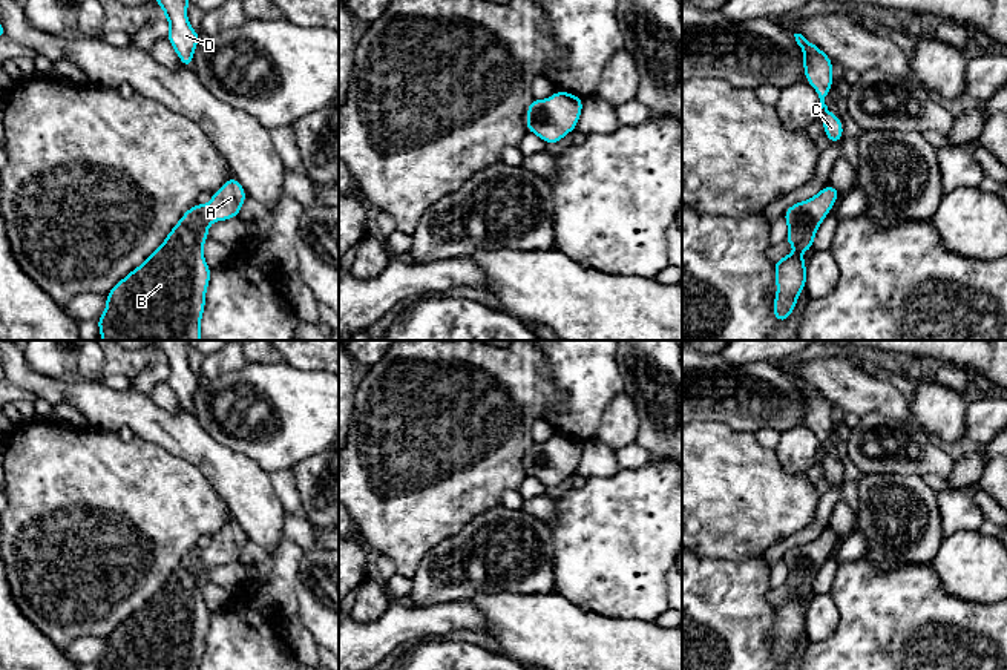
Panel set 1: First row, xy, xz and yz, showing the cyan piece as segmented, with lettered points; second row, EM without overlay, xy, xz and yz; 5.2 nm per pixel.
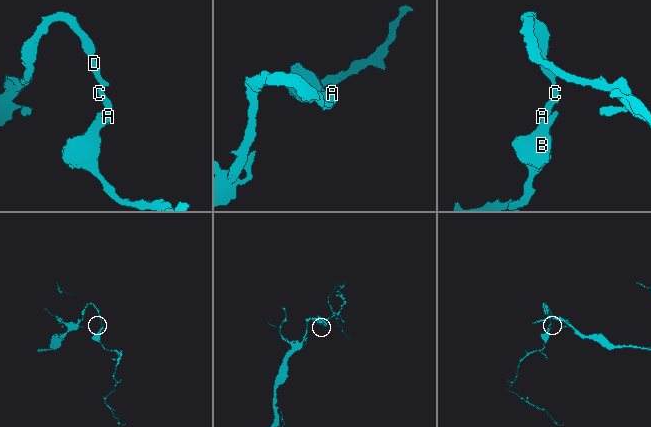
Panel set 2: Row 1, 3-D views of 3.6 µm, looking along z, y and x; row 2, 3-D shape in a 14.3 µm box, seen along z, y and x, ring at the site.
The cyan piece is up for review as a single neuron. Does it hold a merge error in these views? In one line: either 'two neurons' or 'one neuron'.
one neuron

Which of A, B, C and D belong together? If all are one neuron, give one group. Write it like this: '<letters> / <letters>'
A B C D

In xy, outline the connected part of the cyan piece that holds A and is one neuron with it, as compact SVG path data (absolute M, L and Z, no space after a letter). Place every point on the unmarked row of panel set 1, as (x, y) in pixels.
M231 518L207 549L192 549L164 586L106 638L98 670L201 670L212 616L202 595L208 569L238 561L245 543Z

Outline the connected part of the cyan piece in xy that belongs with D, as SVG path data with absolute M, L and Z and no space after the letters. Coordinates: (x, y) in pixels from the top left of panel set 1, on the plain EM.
M153 340L162 351L164 360L170 368L167 379L169 386L173 389L181 406L192 412L193 396L198 391L199 376L196 376L187 362L189 340Z

